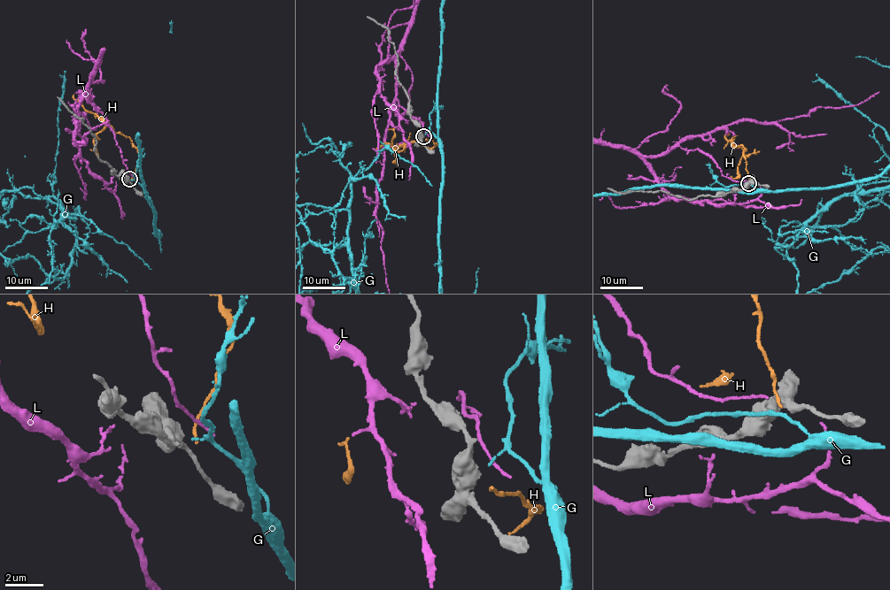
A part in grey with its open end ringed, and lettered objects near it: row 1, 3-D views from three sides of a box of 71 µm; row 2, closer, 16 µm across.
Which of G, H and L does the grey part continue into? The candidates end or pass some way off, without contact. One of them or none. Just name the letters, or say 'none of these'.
H

